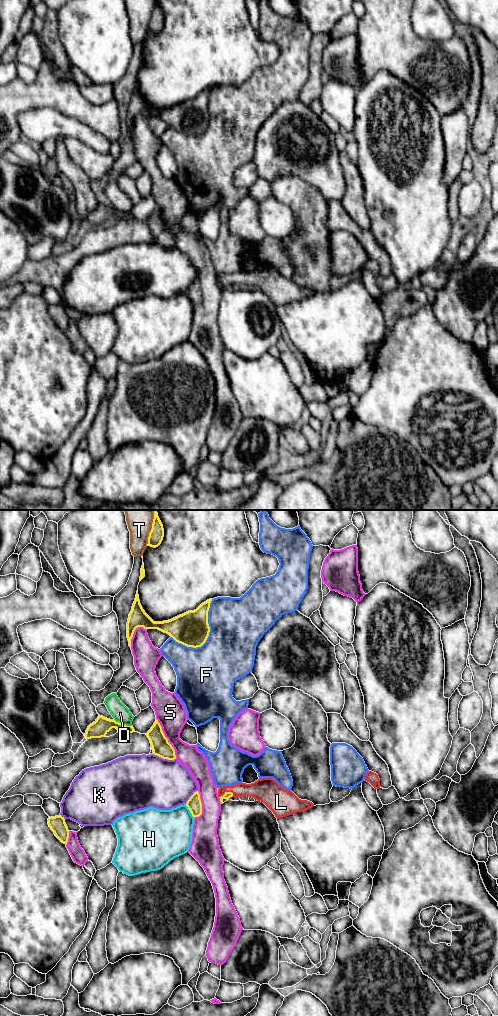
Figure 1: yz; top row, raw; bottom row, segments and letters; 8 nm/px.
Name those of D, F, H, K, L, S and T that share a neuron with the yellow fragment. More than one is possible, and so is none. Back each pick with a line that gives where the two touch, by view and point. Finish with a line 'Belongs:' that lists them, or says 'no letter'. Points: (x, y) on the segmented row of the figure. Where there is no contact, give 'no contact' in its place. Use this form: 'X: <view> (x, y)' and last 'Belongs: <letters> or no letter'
L: yz (226, 792)
Belongs: L

